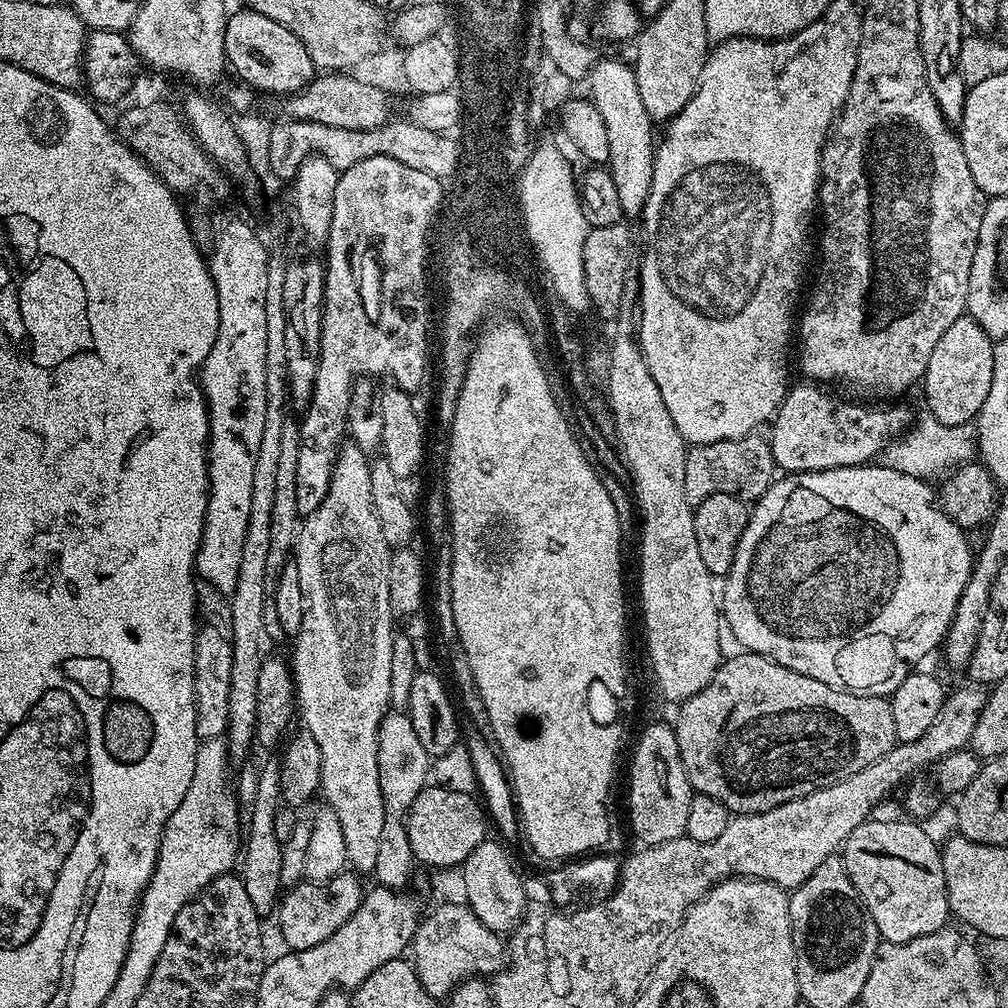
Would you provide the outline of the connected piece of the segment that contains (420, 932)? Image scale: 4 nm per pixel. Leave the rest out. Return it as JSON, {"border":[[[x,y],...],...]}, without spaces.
{"border":[[[467,903],[441,904],[433,908],[429,916],[427,913],[421,919],[416,934],[412,937],[410,960],[422,982],[422,990],[426,990],[426,994],[430,994],[437,1002],[440,1002],[451,996],[452,991],[469,978],[490,978],[502,971],[506,963],[506,948],[502,943],[501,933],[486,927]]]}

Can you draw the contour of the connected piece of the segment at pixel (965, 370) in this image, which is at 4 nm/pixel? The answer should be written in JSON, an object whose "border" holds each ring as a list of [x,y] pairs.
{"border":[[[962,315],[946,329],[946,334],[938,338],[934,354],[924,371],[922,389],[927,415],[946,422],[946,426],[972,424],[986,402],[986,393],[990,390],[990,378],[994,378],[994,341],[978,326],[970,315]]]}

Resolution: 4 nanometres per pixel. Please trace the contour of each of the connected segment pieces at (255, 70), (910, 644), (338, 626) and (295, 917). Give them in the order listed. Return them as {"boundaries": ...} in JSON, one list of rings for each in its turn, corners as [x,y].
{"boundaries":[[[[251,10],[243,11],[233,11],[226,26],[224,55],[231,71],[233,68],[245,85],[260,94],[273,92],[279,98],[287,98],[302,91],[318,72],[310,54],[306,54],[306,46],[302,46],[302,42],[298,42],[298,38],[290,34],[286,26],[278,26],[274,18],[266,18],[266,14]]],[[[857,466],[854,468],[835,468],[834,470],[822,470],[821,472],[793,472],[791,474],[781,475],[779,478],[773,479],[772,485],[768,487],[760,499],[751,505],[748,513],[748,521],[746,522],[746,530],[742,530],[742,538],[738,538],[738,546],[734,550],[734,562],[730,566],[727,576],[722,580],[722,620],[732,631],[734,639],[740,643],[739,647],[745,652],[757,652],[766,658],[770,658],[775,664],[786,666],[790,670],[794,670],[798,674],[806,674],[810,678],[818,678],[818,682],[826,682],[826,686],[834,686],[835,688],[845,688],[847,692],[858,692],[861,696],[882,696],[891,697],[900,683],[907,677],[911,676],[916,664],[923,656],[928,656],[932,651],[941,647],[942,641],[948,634],[948,627],[956,613],[958,606],[958,598],[962,598],[962,590],[966,586],[966,582],[972,576],[972,562],[974,559],[973,549],[968,549],[968,540],[965,529],[960,528],[946,515],[938,503],[937,497],[934,495],[934,488],[931,483],[925,482],[919,476],[911,476],[910,474],[902,474],[898,470],[890,470],[879,466]]],[[[351,442],[341,443],[340,450],[336,454],[334,470],[330,478],[330,486],[326,490],[326,498],[322,498],[322,506],[314,510],[314,514],[303,517],[302,523],[298,528],[298,535],[294,545],[294,563],[298,570],[298,578],[302,582],[302,598],[304,599],[304,613],[302,614],[302,626],[300,632],[294,637],[296,649],[290,655],[290,667],[292,679],[296,684],[296,703],[298,712],[304,715],[303,727],[314,734],[314,742],[318,742],[318,750],[322,750],[322,778],[321,795],[325,796],[325,803],[334,811],[344,835],[346,846],[346,861],[351,869],[357,873],[373,873],[376,856],[378,855],[379,837],[382,831],[382,823],[387,816],[384,806],[382,792],[380,792],[380,780],[378,780],[378,726],[382,722],[384,713],[389,711],[390,703],[390,664],[391,664],[391,644],[394,635],[392,623],[394,617],[390,606],[390,562],[392,552],[382,538],[382,526],[378,526],[378,518],[374,514],[374,502],[370,498],[370,458],[358,446]]],[[[344,870],[340,875],[325,884],[311,882],[301,882],[294,888],[289,888],[283,893],[282,899],[278,904],[278,911],[275,913],[274,920],[280,923],[280,936],[284,939],[284,948],[293,952],[310,950],[310,946],[318,946],[318,942],[326,942],[342,922],[346,922],[358,910],[360,901],[364,898],[365,889],[360,888],[361,877],[355,871]]]]}

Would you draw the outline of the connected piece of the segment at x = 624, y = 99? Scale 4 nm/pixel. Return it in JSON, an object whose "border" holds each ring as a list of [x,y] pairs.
{"border":[[[600,60],[591,65],[587,73],[590,99],[598,114],[602,114],[602,123],[606,125],[606,142],[610,142],[610,154],[606,165],[614,178],[614,187],[618,189],[618,199],[622,202],[625,217],[639,217],[644,211],[644,203],[650,194],[650,182],[654,178],[654,158],[656,144],[652,140],[654,122],[650,114],[646,114],[646,106],[642,102],[642,94],[638,94],[638,82],[631,63],[623,64],[620,60]]]}

